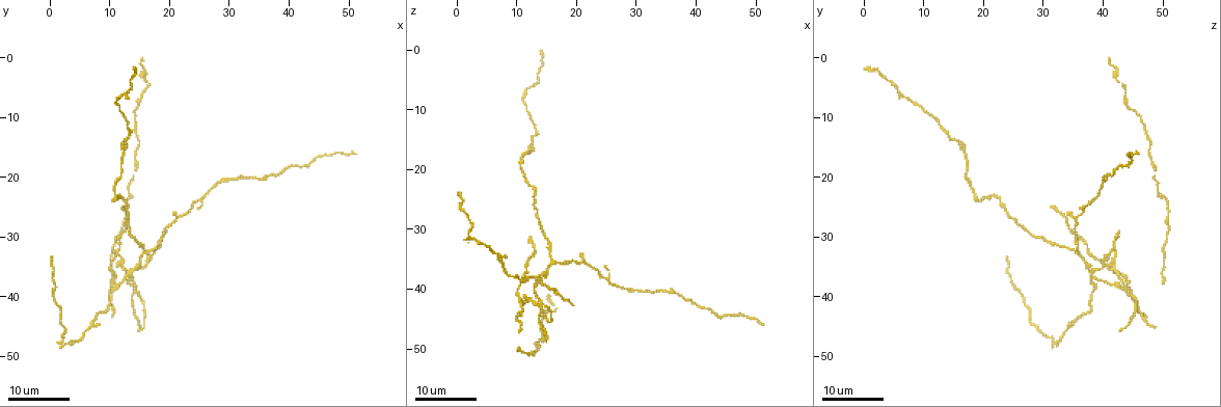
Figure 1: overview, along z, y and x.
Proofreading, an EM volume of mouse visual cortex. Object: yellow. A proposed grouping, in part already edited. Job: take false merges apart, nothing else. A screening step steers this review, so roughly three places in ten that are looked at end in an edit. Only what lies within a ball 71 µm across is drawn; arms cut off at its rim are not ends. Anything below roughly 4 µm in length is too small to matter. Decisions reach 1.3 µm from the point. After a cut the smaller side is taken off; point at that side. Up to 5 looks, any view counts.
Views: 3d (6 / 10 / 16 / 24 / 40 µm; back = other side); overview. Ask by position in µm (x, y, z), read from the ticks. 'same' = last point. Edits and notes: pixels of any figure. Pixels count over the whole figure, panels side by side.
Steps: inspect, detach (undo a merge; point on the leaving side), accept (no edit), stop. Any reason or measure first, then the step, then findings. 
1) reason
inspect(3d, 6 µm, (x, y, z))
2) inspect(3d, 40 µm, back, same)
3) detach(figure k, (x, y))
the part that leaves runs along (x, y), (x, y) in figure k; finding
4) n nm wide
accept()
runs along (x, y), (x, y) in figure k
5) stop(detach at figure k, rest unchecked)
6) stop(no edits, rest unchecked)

three-way junction
inspect(3d, 24 µm, (13.0, 36.5, 38.0))

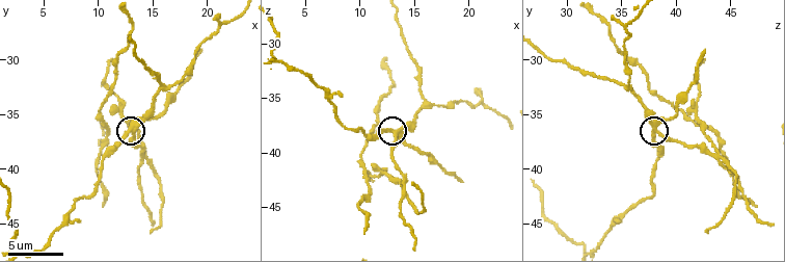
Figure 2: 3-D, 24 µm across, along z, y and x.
inspect(3d, 10 µm, (12.8, 36.6, 38.2))

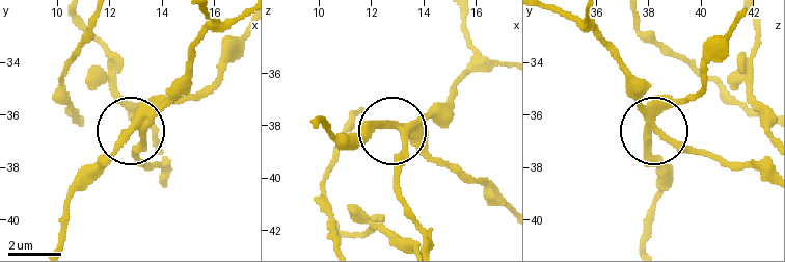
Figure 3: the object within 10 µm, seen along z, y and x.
260 nm wide
detach(figure 3, (427, 161))
a second neuron is stuck on

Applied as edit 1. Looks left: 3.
redraw
inspect(overview)

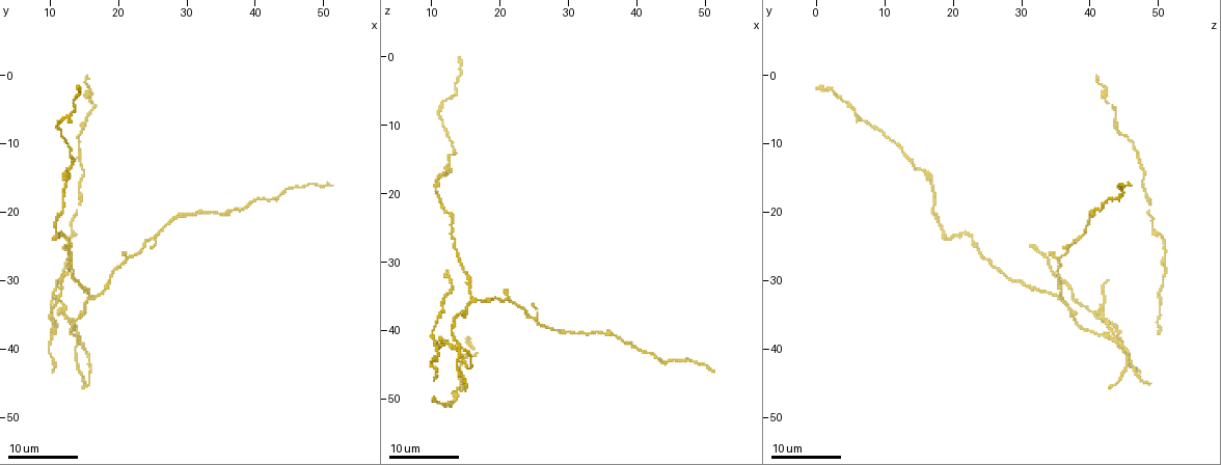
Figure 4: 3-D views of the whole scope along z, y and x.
small branch off a trunk
inspect(3d, 16 µm, (16.0, 32.5, 35.5))

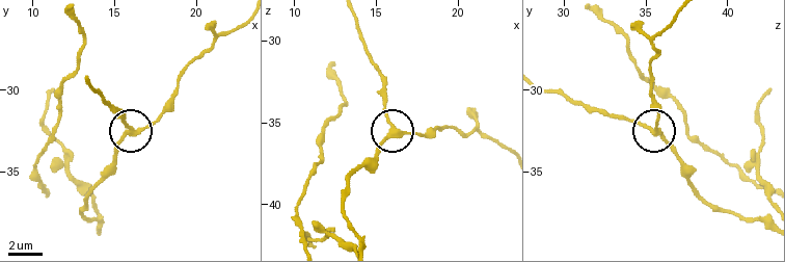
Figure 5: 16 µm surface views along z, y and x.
inspect(3d, 10 µm, (16.1, 32.5, 35.4))

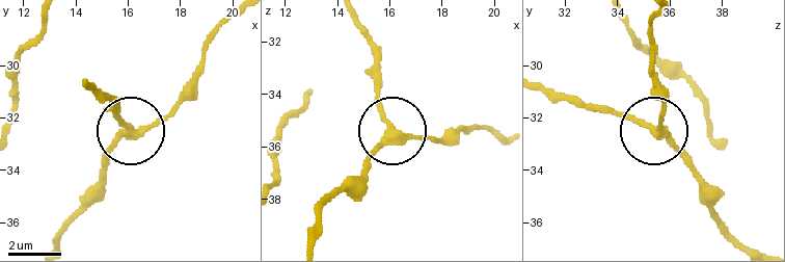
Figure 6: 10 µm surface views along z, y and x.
accept()
runs along (56, 244), (114, 145), (134, 129), (161, 122), (192, 93) in figure 6; one neuron here

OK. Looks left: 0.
stop(detach at figure 3, rest unchecked)

